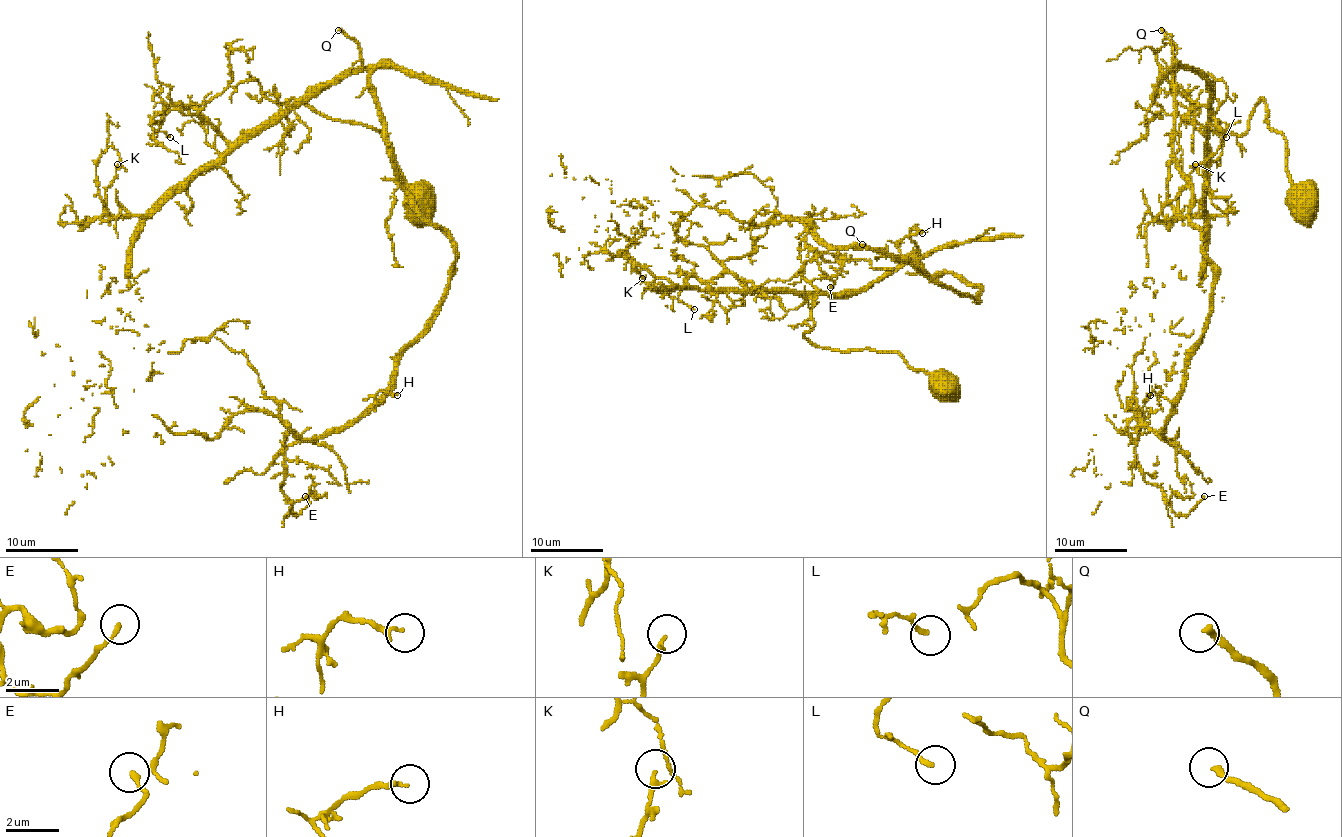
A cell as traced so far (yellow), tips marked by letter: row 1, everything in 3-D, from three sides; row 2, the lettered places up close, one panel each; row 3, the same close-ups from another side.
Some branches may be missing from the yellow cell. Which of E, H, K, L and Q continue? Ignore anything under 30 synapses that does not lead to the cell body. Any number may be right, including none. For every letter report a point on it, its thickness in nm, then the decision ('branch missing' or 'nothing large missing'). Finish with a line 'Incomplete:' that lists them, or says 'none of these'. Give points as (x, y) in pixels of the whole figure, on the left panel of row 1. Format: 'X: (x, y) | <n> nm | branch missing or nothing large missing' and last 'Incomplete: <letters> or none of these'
E: (305, 496) | 180 nm | nothing large missing
H: (397, 395) | 190 nm | nothing large missing
K: (117, 164) | 200 nm | nothing large missing
L: (170, 137) | 170 nm | nothing large missing
Q: (338, 30) | 220 nm | branch missing
Incomplete: Q

